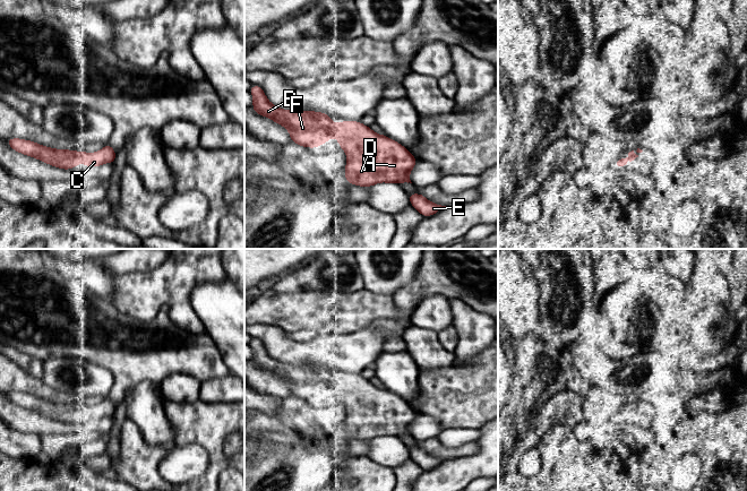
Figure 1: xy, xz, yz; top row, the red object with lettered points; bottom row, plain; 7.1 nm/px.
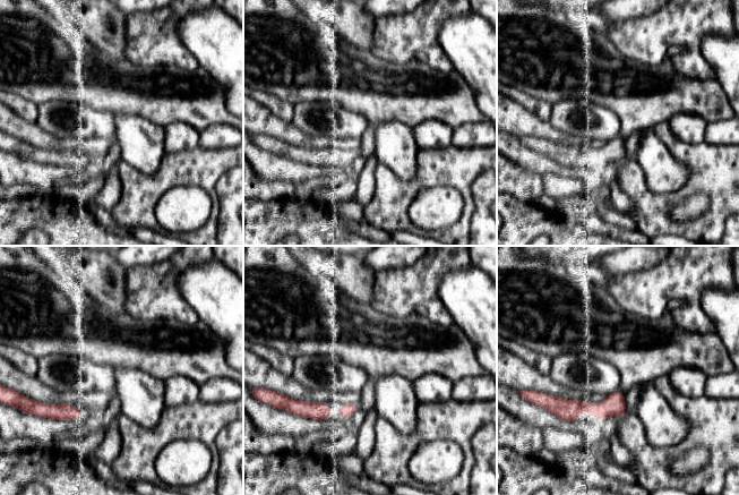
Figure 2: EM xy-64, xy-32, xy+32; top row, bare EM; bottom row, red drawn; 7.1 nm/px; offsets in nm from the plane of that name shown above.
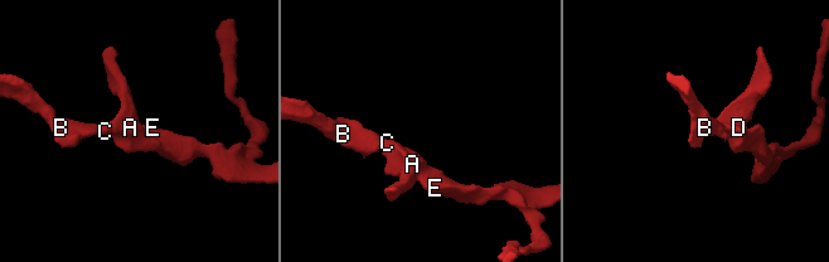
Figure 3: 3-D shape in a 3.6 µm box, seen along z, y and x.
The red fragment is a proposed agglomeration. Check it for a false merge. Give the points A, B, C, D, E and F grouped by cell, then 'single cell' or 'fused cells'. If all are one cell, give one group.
A B C D E F; single cell

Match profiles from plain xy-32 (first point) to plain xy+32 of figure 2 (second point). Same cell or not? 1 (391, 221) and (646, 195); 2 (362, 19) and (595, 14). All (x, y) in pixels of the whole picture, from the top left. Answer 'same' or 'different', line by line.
1: same
2: same

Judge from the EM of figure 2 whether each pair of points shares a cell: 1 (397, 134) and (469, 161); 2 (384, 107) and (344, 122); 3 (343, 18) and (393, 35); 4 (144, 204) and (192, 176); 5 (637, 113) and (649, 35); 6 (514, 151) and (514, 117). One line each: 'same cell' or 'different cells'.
1: different cells
2: different cells
3: different cells
4: same cell
5: different cells
6: different cells

